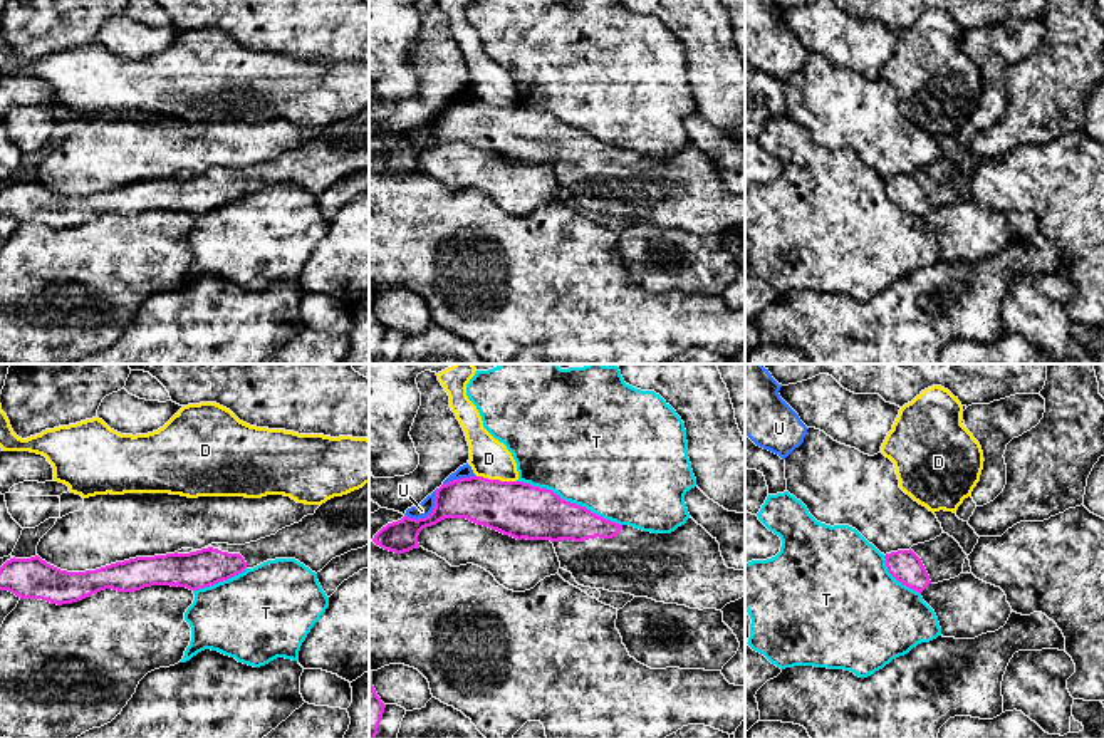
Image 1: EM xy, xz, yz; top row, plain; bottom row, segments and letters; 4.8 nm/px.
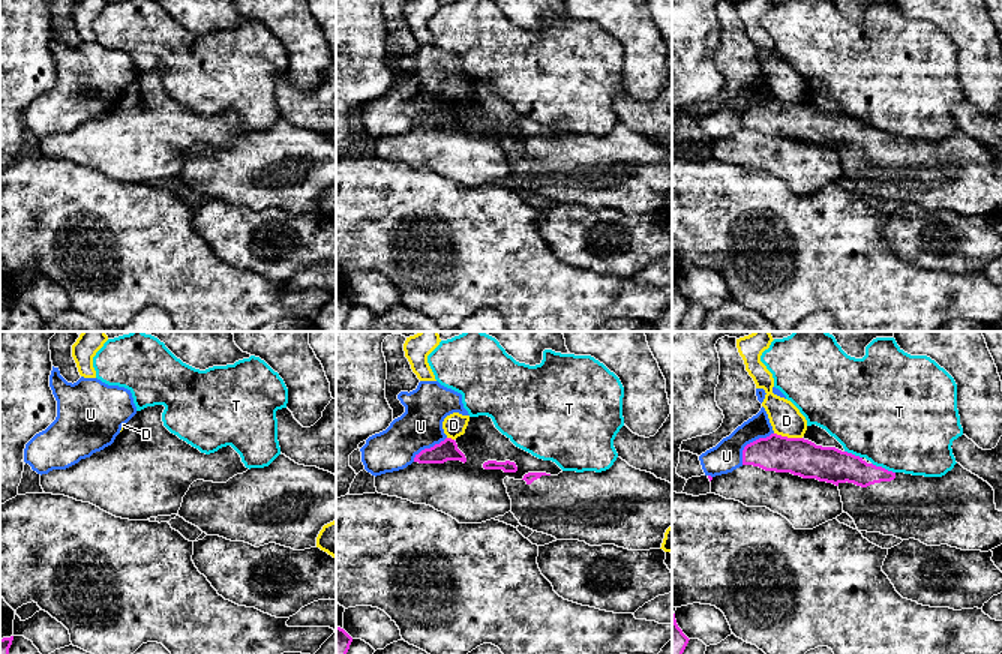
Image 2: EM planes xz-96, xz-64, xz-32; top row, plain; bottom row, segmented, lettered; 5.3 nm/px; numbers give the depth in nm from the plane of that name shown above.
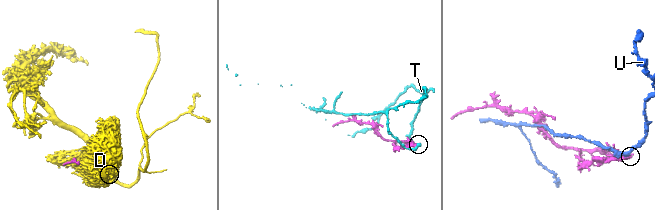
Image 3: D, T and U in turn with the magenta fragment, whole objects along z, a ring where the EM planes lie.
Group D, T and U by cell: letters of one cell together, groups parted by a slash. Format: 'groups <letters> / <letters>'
groups D / T / U

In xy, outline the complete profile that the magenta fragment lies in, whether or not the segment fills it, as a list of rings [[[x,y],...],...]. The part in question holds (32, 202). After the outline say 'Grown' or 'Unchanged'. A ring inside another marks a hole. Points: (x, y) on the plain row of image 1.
[[[369,107],[322,127],[314,139],[245,169],[211,168],[201,174],[136,181],[96,195],[60,195],[39,179],[0,191],[0,215],[20,223],[72,228],[106,213],[136,216],[151,210],[205,213],[267,184],[295,183],[320,196],[332,183],[369,169]]]. Grown

